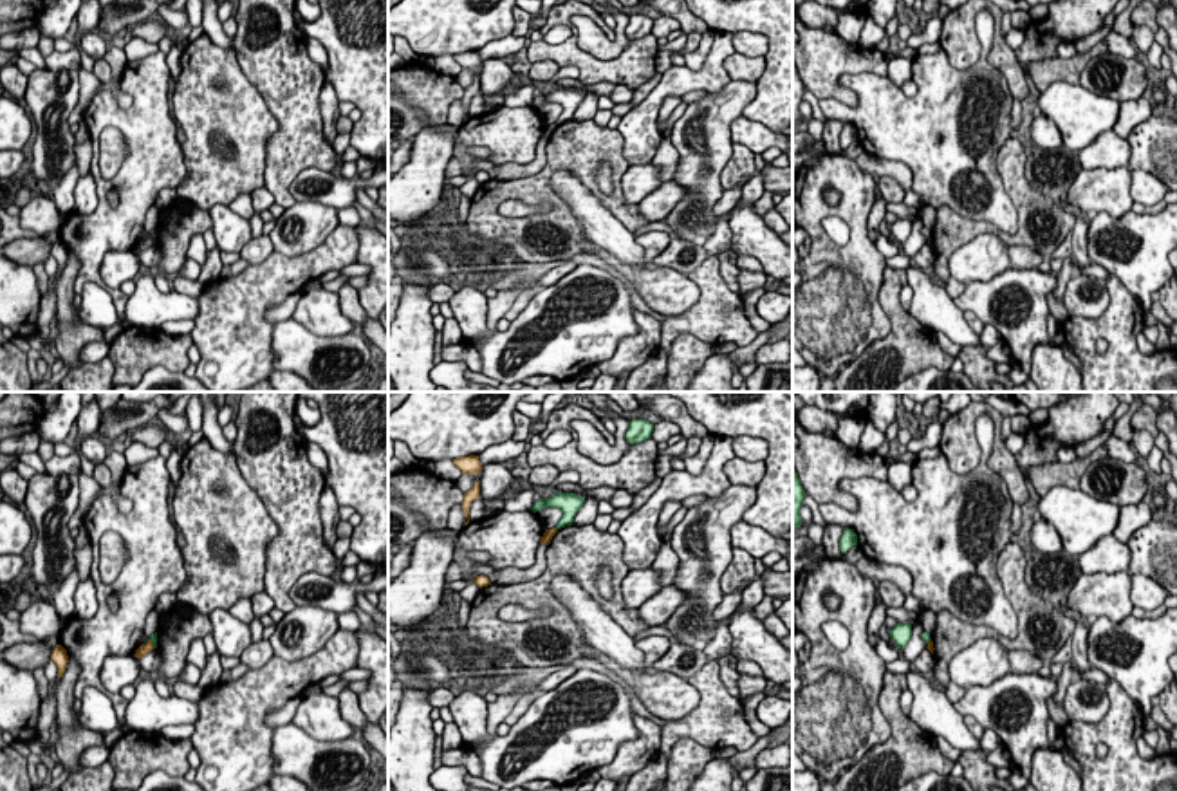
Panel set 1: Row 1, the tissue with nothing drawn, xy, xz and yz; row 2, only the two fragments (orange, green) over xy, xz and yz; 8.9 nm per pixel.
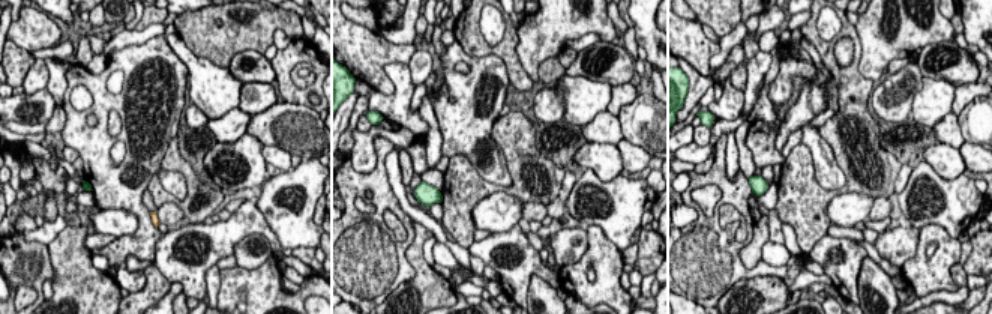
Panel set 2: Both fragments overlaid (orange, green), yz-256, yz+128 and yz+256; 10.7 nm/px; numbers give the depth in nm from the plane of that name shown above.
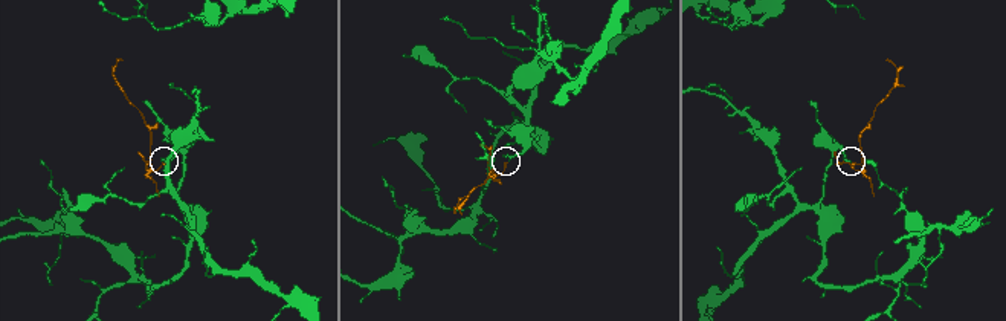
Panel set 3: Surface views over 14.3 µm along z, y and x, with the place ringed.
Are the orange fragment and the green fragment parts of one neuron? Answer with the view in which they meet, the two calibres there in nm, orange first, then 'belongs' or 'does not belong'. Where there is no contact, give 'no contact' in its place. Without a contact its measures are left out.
meets orange in xy; 90 nm thick on the orange side, 60 nm on the other; does not belong

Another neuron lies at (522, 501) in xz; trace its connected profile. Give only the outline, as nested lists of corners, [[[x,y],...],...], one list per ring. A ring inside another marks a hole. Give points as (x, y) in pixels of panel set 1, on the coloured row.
[[[533,488],[518,491],[514,495],[507,495],[504,500],[504,511],[531,511],[534,504],[533,497],[534,497]]]

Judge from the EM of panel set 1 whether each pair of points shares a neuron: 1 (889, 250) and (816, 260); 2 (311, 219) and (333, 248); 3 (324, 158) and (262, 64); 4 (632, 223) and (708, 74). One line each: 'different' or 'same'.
1: different
2: different
3: same
4: different

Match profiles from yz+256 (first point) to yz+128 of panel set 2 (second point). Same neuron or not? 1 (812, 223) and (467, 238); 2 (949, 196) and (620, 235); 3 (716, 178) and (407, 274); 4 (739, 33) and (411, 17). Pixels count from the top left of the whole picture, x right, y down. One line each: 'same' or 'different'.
1: same
2: same
3: same
4: same

